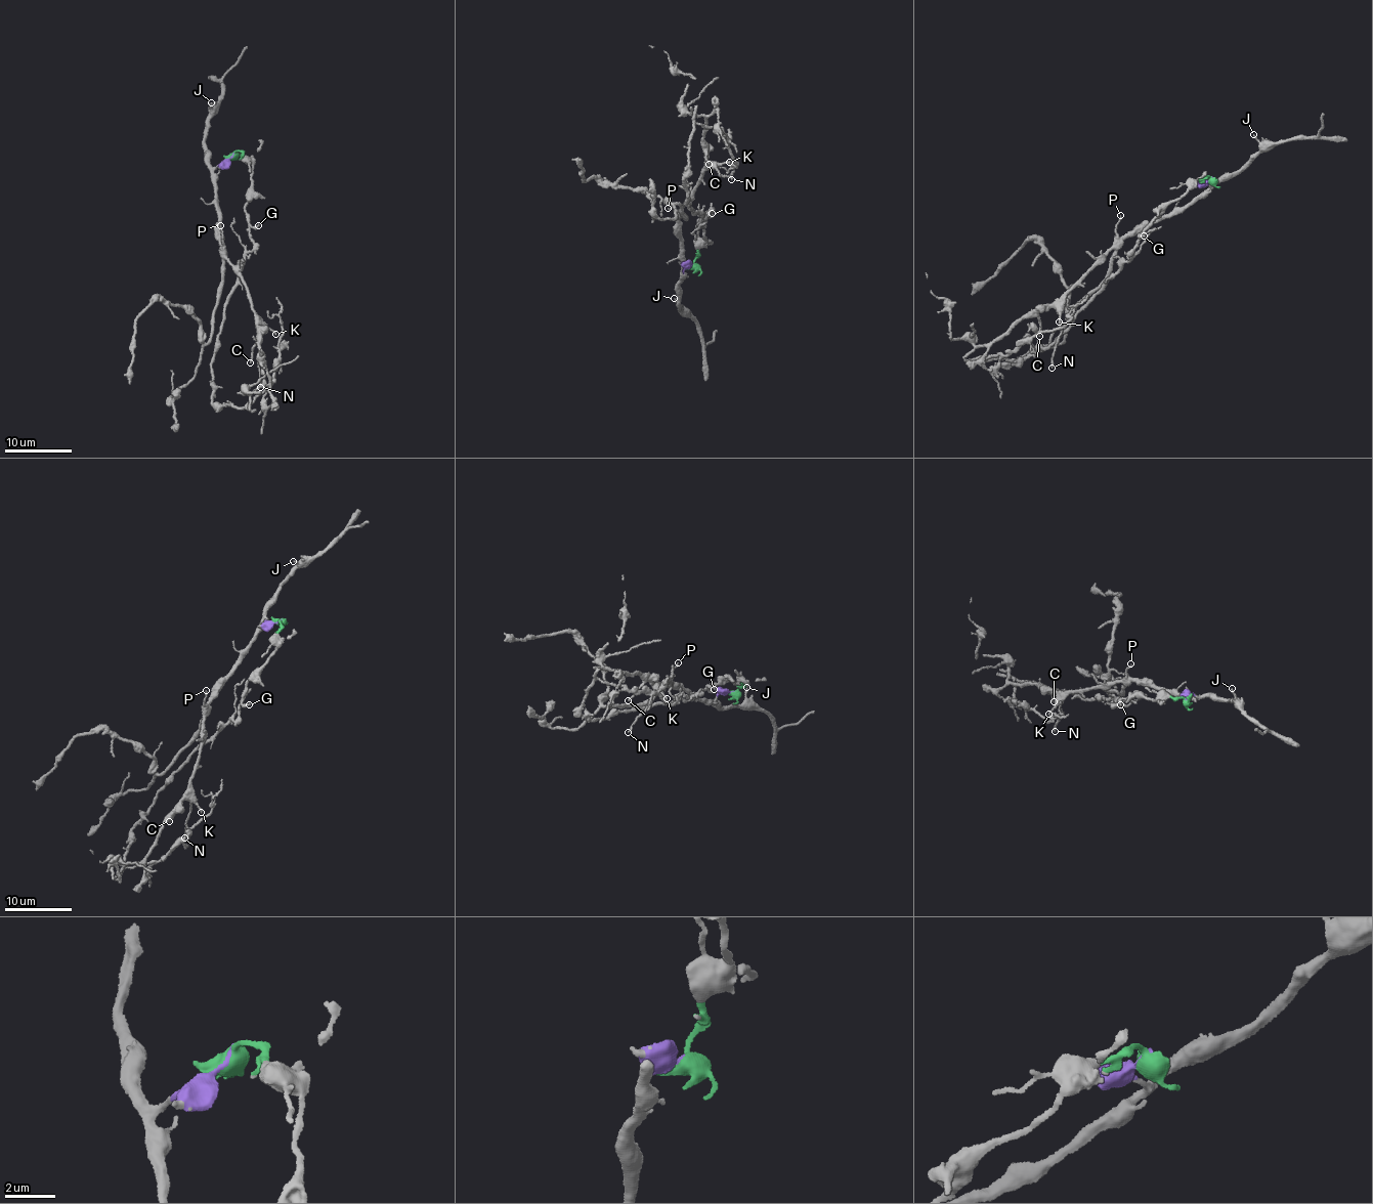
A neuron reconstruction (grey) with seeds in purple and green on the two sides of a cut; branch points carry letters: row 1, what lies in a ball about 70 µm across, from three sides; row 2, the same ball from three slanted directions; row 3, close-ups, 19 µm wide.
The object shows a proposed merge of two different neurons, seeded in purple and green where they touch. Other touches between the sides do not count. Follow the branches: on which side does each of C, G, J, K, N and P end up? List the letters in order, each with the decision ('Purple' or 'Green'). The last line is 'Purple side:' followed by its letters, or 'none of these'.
C: Purple
G: Green
J: Purple
K: Purple
N: Purple
P: Purple
Purple side: C, J, K, N, P

